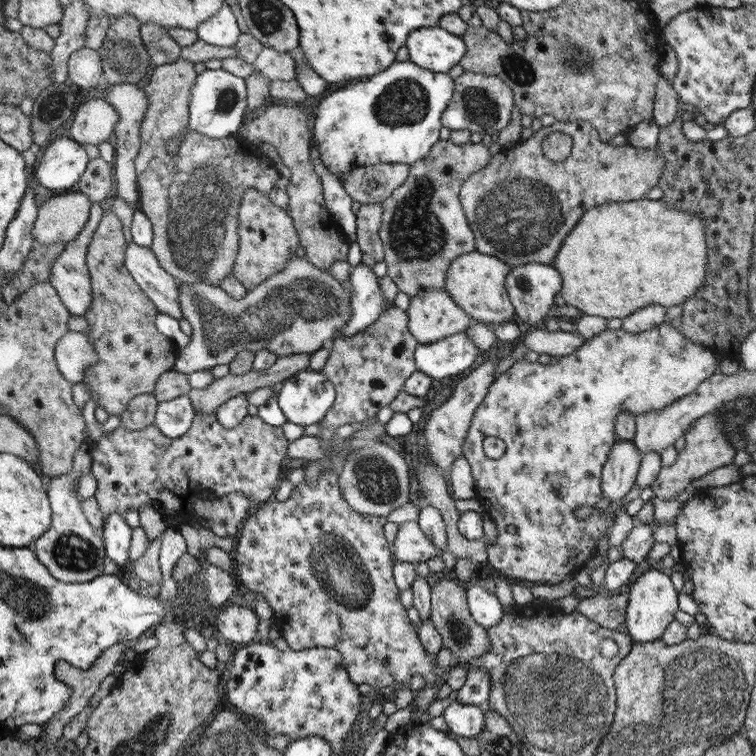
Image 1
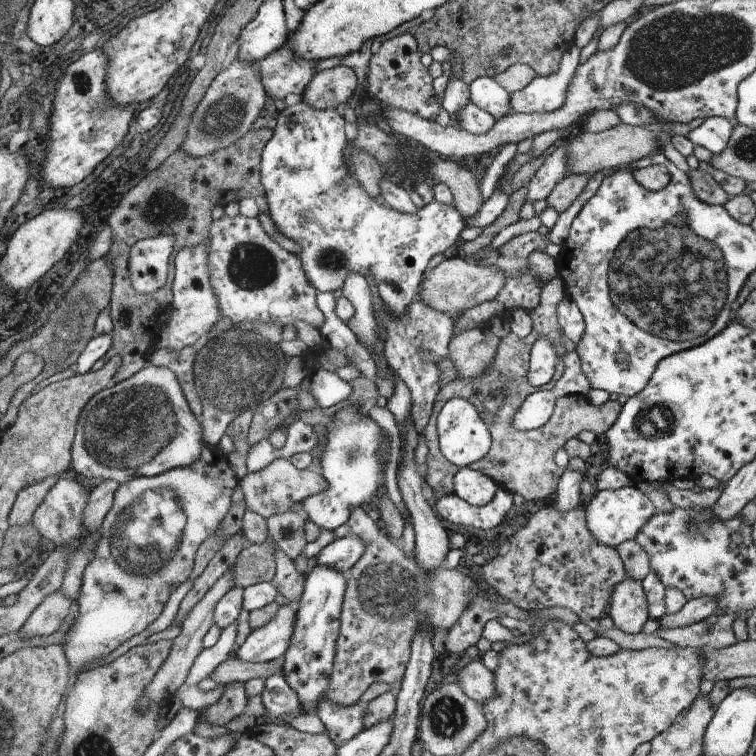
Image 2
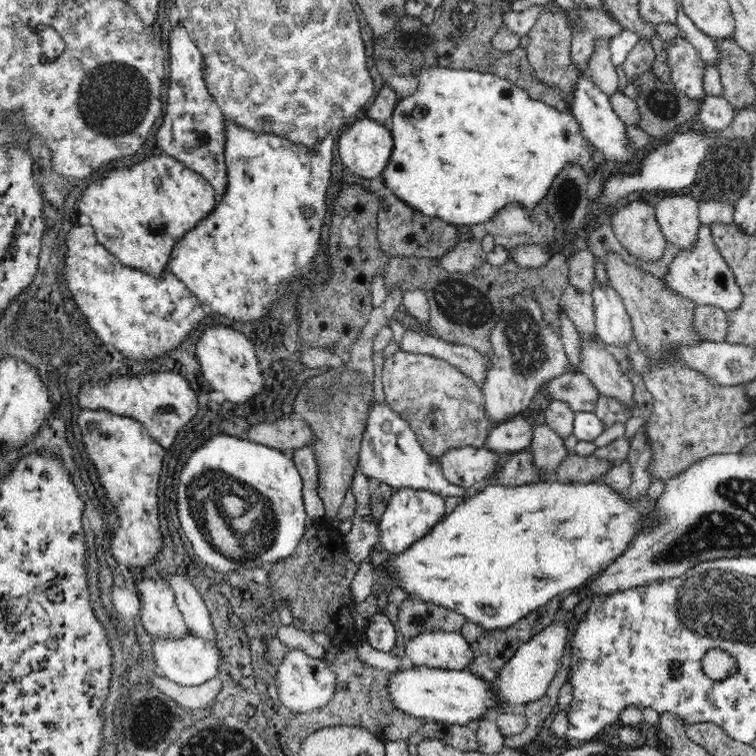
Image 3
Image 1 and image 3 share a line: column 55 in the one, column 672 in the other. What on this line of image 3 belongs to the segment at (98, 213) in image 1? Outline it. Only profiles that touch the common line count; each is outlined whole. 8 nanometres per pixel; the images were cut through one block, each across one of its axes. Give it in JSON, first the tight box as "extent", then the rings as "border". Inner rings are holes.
{"extent":[658,224,742,312],"border":[[[700,224],[694,246],[690,250],[680,250],[678,256],[674,256],[674,260],[670,262],[668,272],[658,280],[662,280],[666,288],[674,290],[678,296],[684,296],[686,300],[690,300],[696,308],[718,306],[724,312],[732,312],[742,304],[742,290],[738,288],[734,272],[730,270],[730,266],[724,262],[722,254],[718,252],[710,226],[706,224]]]}

